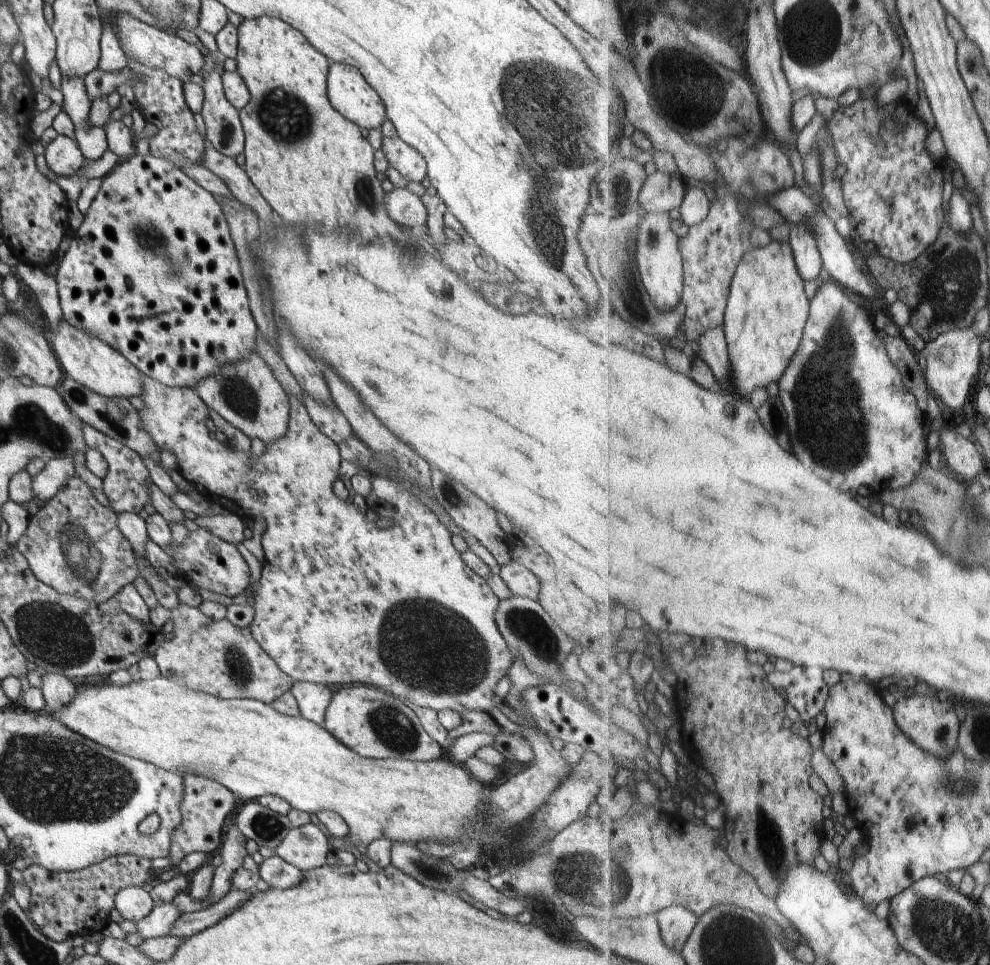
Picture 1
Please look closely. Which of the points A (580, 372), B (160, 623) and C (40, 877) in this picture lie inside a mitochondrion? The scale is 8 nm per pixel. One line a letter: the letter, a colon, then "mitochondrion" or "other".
A: other
B: other
C: other

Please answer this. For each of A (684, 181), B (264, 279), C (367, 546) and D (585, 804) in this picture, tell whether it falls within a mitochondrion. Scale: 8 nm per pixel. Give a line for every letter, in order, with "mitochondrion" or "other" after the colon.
A: other
B: other
C: other
D: other

